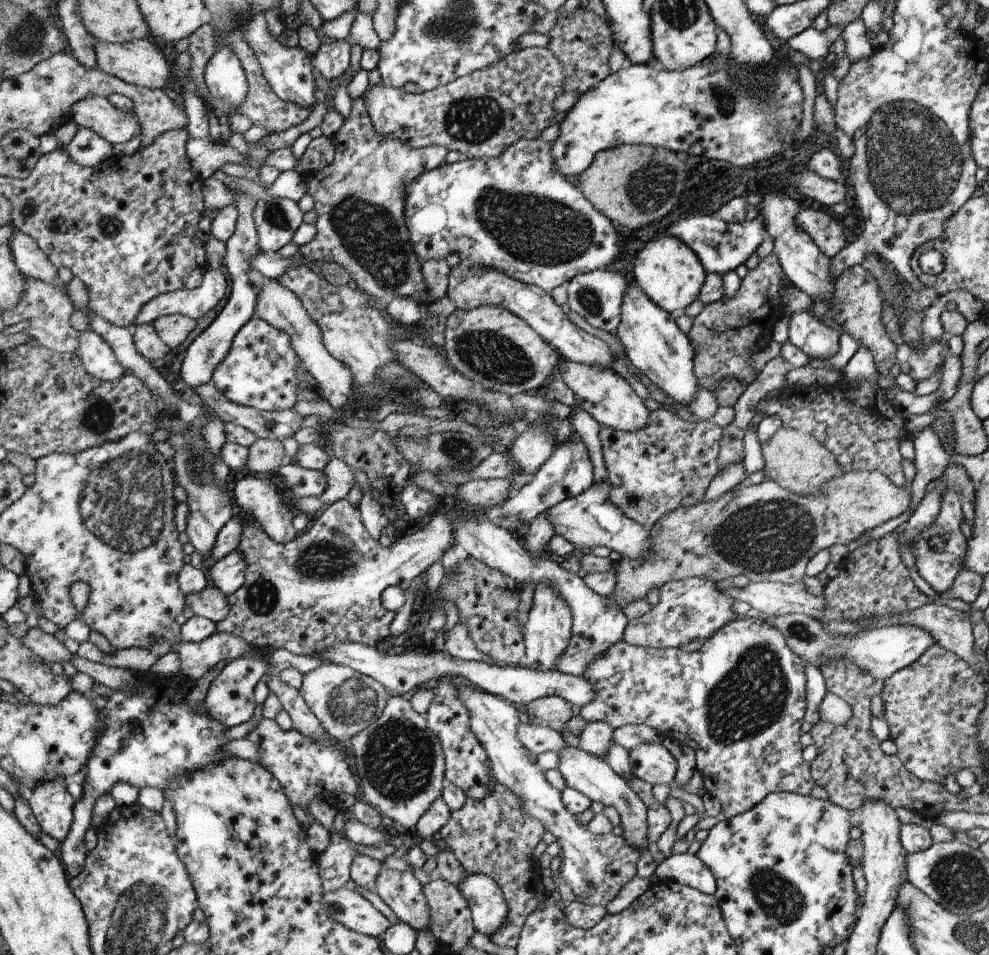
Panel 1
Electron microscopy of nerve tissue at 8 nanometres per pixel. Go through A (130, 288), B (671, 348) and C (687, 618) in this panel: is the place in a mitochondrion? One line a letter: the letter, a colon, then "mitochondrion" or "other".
A: mitochondrion
B: mitochondrion
C: mitochondrion

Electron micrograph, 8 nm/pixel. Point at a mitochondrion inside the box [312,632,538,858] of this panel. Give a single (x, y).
(399, 760)

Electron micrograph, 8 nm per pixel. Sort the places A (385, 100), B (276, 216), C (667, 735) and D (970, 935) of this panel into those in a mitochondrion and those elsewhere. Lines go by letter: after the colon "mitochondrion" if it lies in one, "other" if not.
A: other
B: mitochondrion
C: other
D: mitochondrion

